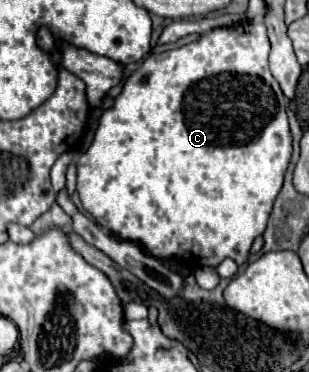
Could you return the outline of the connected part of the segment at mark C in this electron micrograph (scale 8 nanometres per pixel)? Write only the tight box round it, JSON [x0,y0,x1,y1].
[76,20,292,267]

